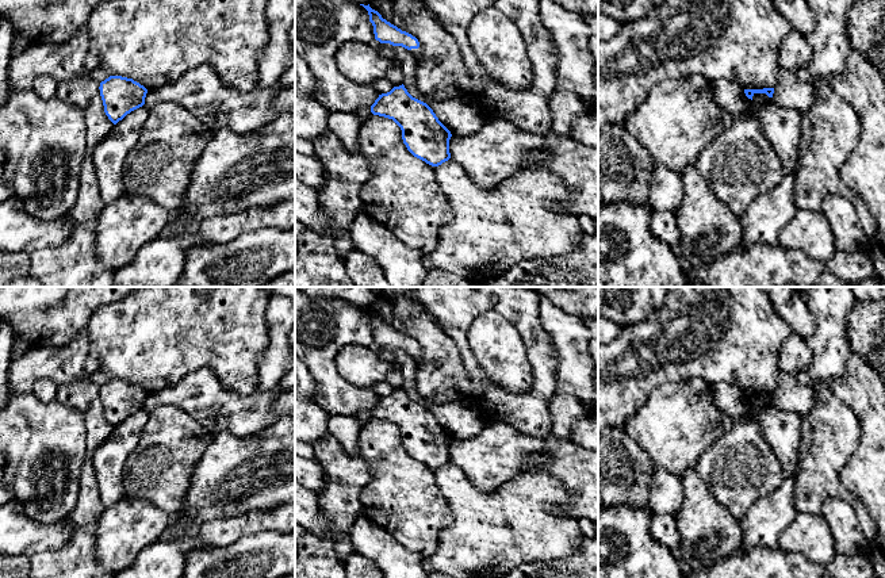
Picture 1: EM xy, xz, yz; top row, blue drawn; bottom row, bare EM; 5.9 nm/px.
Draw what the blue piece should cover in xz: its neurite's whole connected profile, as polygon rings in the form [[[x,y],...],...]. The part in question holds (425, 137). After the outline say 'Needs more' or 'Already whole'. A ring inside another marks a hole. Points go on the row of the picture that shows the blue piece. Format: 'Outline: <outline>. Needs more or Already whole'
Outline: [[[403,84],[379,95],[371,106],[371,112],[392,119],[401,127],[403,143],[414,157],[432,166],[438,166],[451,158],[451,131],[433,110],[413,97]]]. Already whole

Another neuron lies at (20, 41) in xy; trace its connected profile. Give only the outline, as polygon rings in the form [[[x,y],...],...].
[[[16,31],[12,43],[12,54],[23,51],[28,45],[31,45],[28,38],[24,34]]]

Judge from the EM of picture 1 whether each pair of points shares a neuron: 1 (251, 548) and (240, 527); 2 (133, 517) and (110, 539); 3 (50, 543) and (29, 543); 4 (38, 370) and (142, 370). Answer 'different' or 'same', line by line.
1: different
2: same
3: same
4: different

